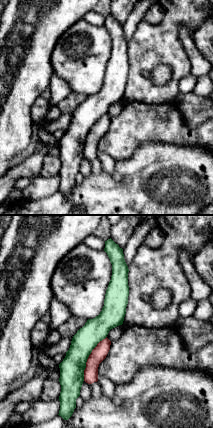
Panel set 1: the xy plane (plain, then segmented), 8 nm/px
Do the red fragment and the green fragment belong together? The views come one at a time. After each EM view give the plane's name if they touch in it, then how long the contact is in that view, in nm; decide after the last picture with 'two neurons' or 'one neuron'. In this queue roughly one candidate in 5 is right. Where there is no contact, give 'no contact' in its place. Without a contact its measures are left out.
meets red in xy; contact 400 nm long

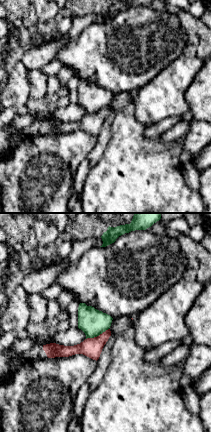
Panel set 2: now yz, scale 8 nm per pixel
meets red in yz; contact 200 nm long

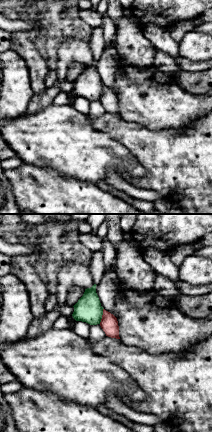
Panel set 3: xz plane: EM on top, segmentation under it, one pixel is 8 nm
meets red in xz; contact 130 nm long

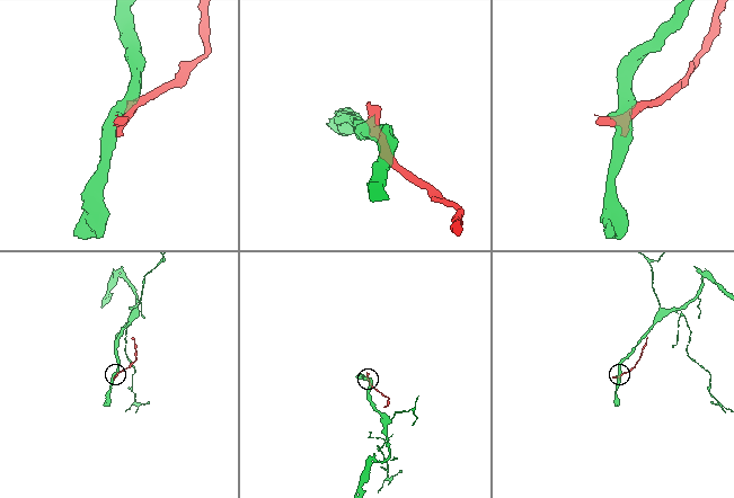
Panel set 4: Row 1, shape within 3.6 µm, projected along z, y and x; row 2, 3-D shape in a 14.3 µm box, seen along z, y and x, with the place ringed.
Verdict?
two neurons

